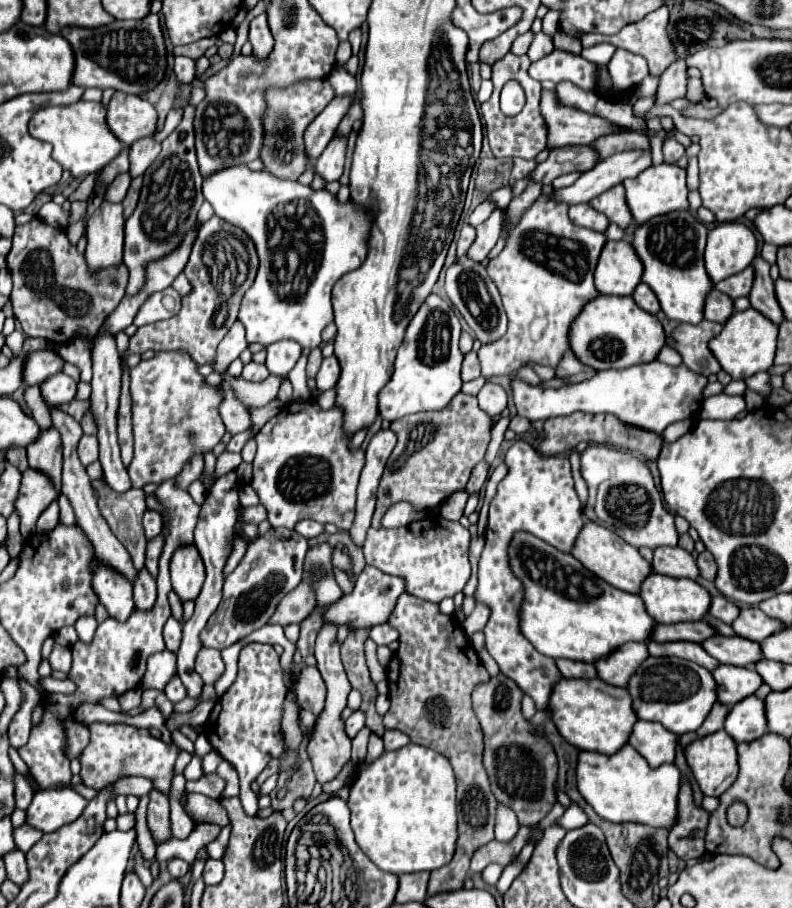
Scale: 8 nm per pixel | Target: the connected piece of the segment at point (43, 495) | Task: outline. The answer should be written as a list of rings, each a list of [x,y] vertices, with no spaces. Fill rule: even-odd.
[[[28,468],[22,474],[22,486],[18,492],[18,498],[14,502],[14,510],[20,516],[20,532],[24,538],[30,538],[30,534],[36,532],[36,520],[38,516],[48,508],[52,500],[56,500],[56,490],[46,476],[40,472]]]

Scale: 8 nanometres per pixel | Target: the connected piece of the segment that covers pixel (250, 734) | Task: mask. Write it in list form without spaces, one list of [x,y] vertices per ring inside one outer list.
[[[248,644],[240,652],[238,676],[228,692],[218,698],[208,722],[206,736],[214,750],[228,760],[240,776],[240,802],[248,816],[258,812],[258,798],[252,792],[252,782],[266,768],[272,758],[278,758],[284,748],[282,722],[282,702],[286,698],[286,688],[282,682],[280,656],[270,644]]]

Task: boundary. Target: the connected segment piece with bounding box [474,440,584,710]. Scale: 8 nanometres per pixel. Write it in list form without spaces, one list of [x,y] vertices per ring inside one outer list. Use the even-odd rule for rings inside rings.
[[[518,440],[508,448],[504,464],[508,466],[508,474],[498,484],[498,492],[490,504],[486,546],[478,564],[478,588],[474,600],[490,608],[490,618],[484,628],[486,650],[500,666],[500,672],[512,678],[522,688],[522,692],[534,700],[536,710],[544,710],[550,702],[554,684],[562,680],[562,674],[558,674],[556,662],[538,654],[518,630],[518,614],[524,590],[522,582],[514,578],[510,562],[506,560],[508,546],[510,538],[516,532],[530,532],[540,540],[550,542],[550,546],[570,554],[570,550],[574,548],[574,538],[578,538],[578,530],[582,530],[584,526],[584,516],[582,504],[574,490],[568,458],[540,458],[532,444]]]

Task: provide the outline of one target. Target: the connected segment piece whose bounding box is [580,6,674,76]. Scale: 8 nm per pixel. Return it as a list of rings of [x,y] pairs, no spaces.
[[[660,6],[658,10],[646,14],[646,18],[638,20],[636,24],[624,26],[620,34],[604,36],[604,34],[582,32],[580,40],[584,48],[600,42],[610,42],[617,49],[622,48],[634,54],[640,54],[648,60],[650,74],[658,76],[658,50],[674,50],[670,36],[666,32],[666,26],[668,26],[668,8]]]

